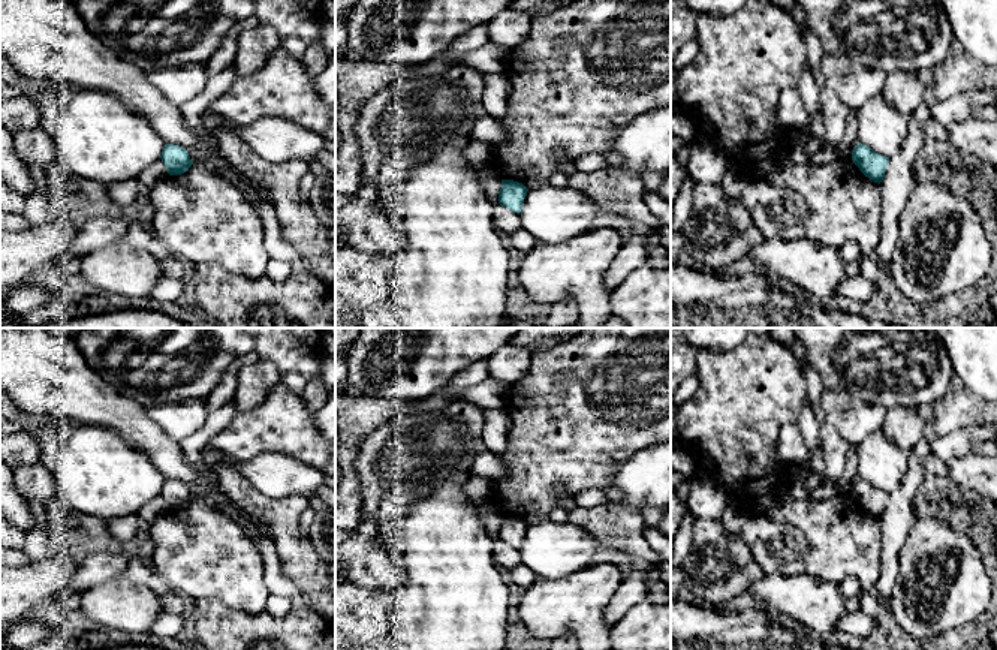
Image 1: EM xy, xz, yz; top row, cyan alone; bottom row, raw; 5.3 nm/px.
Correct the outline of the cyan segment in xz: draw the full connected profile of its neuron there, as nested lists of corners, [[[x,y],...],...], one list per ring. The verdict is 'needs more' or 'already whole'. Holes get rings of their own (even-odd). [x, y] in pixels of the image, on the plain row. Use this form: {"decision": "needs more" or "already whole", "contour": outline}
{"decision": "already whole", "contour": [[[501,515],[498,539],[519,550],[522,545],[527,527],[528,524],[522,518],[518,518],[513,515]]]}

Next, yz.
{"decision": "already whole", "contour": [[[859,478],[852,485],[852,496],[865,512],[880,520],[885,512],[889,493],[882,491]]]}

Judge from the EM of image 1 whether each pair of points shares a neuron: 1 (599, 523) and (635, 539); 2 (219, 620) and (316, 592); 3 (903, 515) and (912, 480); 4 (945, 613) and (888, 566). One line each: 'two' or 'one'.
1: one
2: two
3: one
4: two

